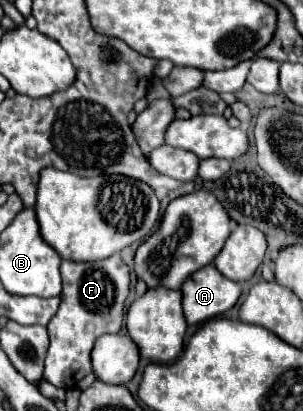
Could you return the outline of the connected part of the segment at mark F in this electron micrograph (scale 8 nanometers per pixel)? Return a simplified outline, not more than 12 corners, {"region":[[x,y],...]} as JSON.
{"region":[[119,254],[61,264],[45,380],[73,388],[129,294]]}

